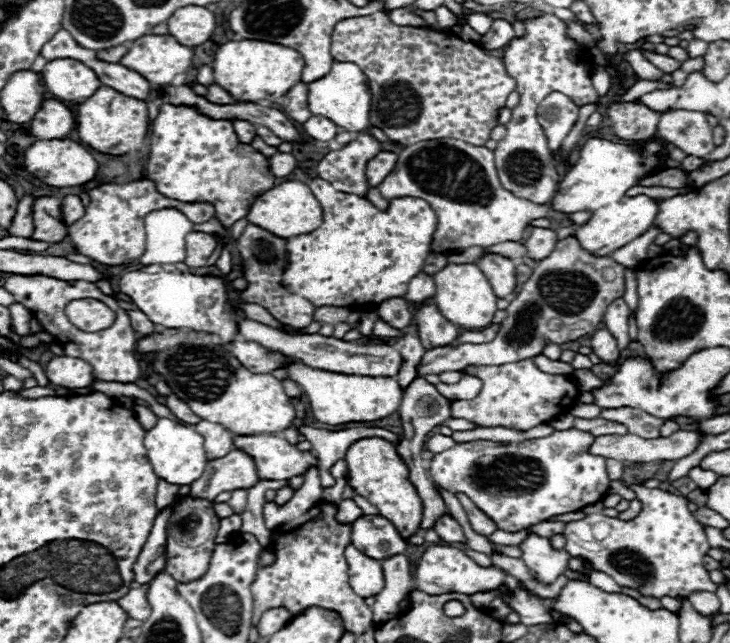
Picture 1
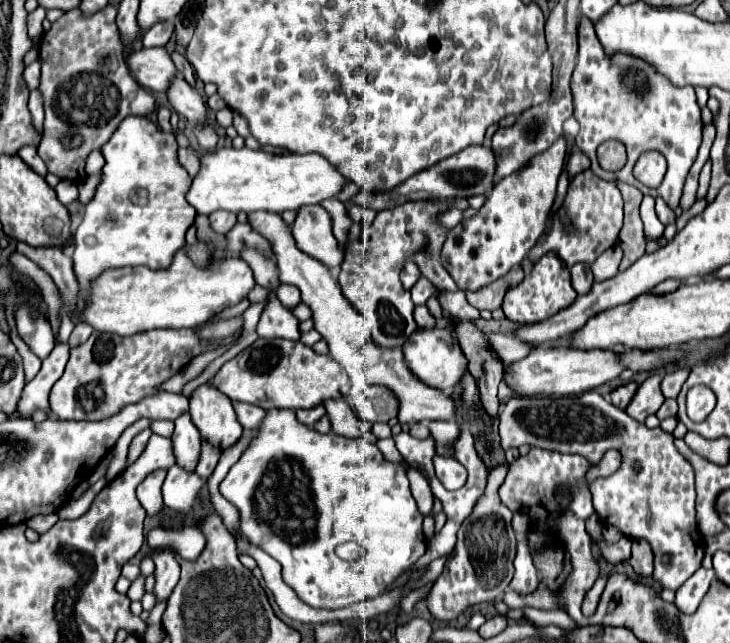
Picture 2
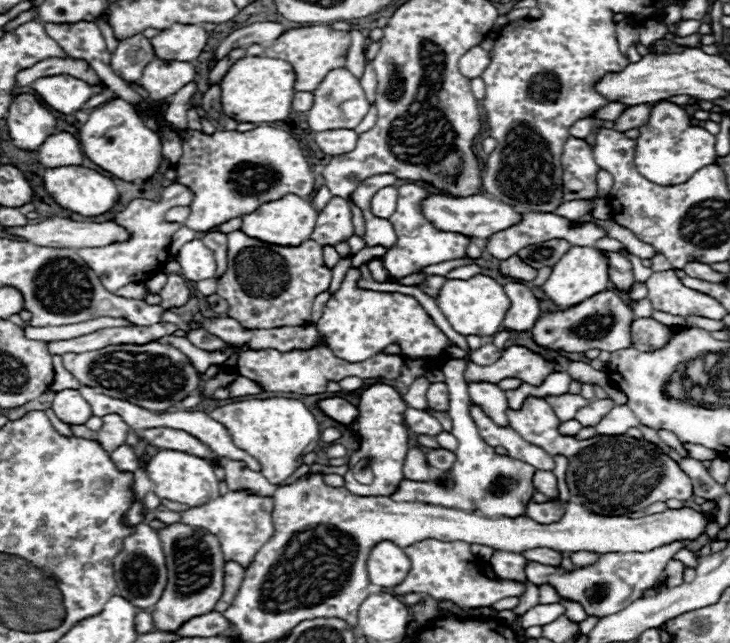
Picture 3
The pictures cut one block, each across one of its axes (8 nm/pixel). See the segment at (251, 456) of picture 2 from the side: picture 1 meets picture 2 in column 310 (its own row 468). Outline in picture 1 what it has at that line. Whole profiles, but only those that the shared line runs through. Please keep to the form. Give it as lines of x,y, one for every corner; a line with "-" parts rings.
578,428
554,430
546,438
524,442
472,440
436,454
428,472
440,488
452,494
464,492
500,530
518,532
606,496
610,488
606,458
588,452
592,442
594,436

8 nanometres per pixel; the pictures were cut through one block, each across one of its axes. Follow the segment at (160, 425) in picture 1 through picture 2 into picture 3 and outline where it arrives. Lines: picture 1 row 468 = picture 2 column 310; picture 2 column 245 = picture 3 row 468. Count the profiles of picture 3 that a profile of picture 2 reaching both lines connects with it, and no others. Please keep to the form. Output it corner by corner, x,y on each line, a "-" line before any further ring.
160,450
148,462
148,478
154,482
154,492
158,498
166,498
178,504
186,504
190,508
208,504
218,498
218,478
214,476
212,466
198,456
178,452
178,450

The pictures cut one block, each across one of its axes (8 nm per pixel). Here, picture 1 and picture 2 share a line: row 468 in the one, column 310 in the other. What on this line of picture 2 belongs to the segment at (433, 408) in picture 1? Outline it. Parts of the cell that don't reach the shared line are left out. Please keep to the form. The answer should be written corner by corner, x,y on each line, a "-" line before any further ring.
314,406
314,408
308,408
308,410
296,410
298,422
302,422
306,426
314,426
324,414
326,414
324,406

